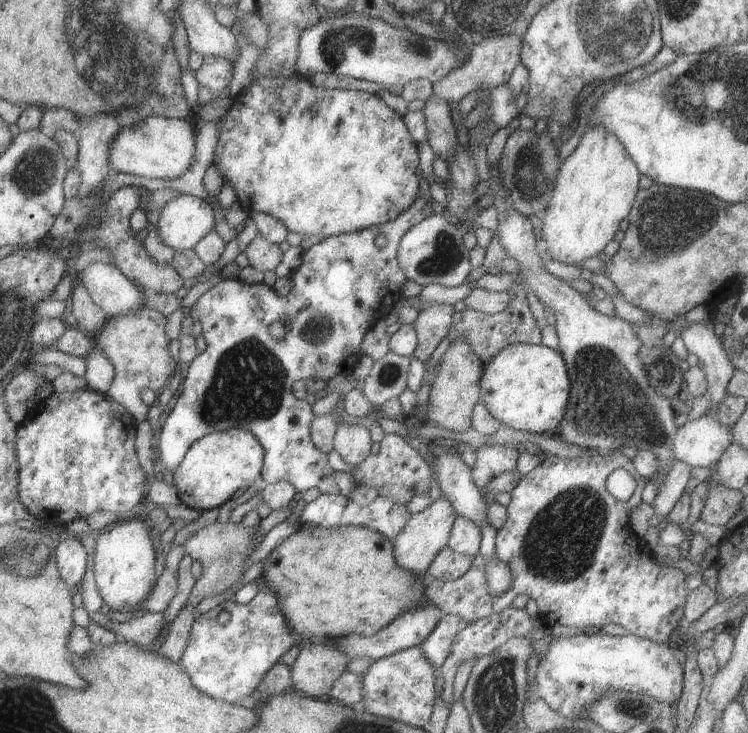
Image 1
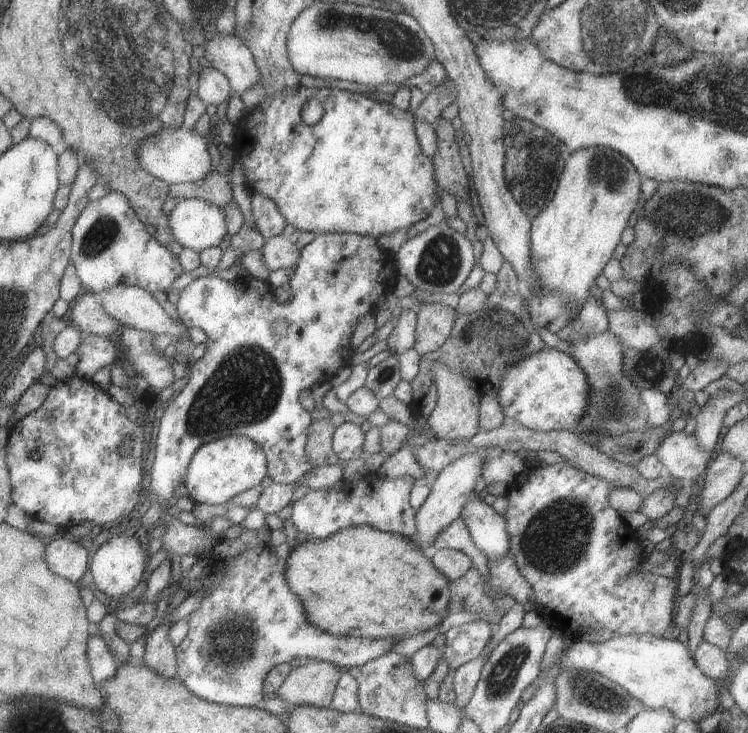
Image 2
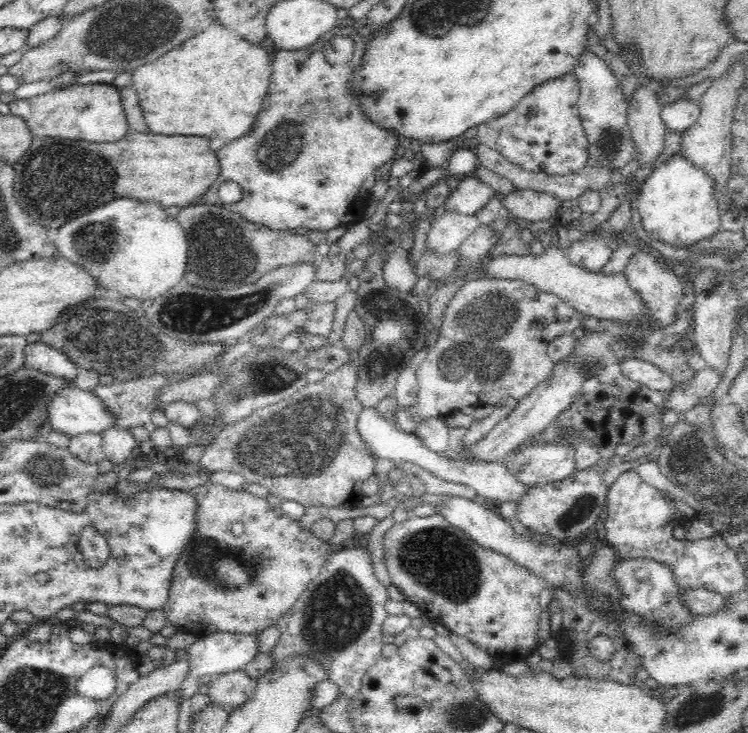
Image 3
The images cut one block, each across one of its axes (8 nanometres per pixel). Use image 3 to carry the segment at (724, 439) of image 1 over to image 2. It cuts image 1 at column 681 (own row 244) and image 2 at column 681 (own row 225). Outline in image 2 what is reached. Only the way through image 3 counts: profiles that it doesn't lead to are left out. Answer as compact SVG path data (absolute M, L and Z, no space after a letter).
M672 432L654 450L662 470L677 480L695 481L706 469L711 453L703 452L692 433Z

